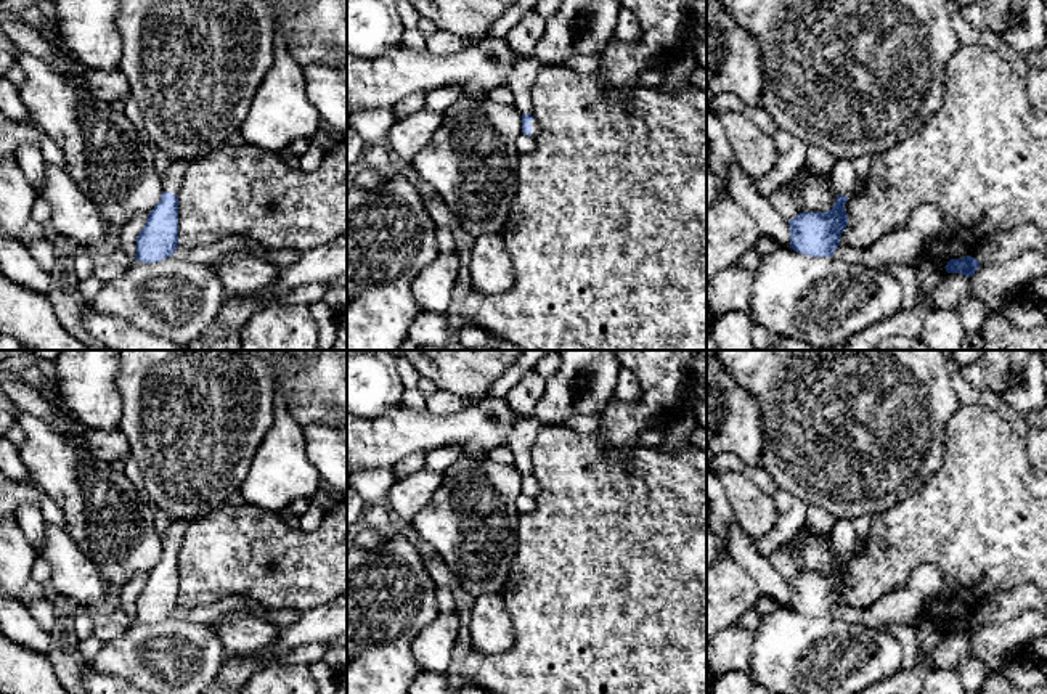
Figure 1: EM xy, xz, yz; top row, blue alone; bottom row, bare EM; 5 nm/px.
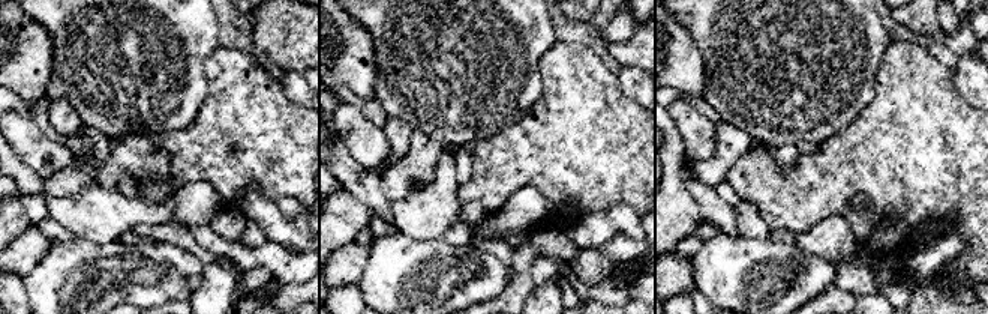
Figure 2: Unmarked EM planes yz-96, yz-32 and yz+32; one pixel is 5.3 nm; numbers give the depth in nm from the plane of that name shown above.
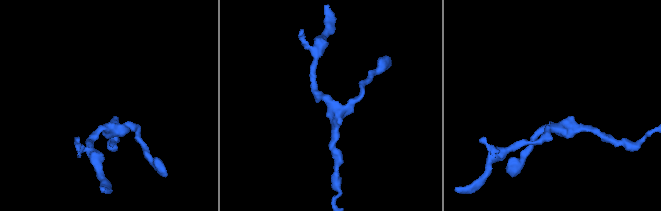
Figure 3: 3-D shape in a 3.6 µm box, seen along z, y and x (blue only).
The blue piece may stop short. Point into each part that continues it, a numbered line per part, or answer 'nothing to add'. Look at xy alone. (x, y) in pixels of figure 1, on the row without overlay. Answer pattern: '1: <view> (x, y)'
1: xy (171, 542)

